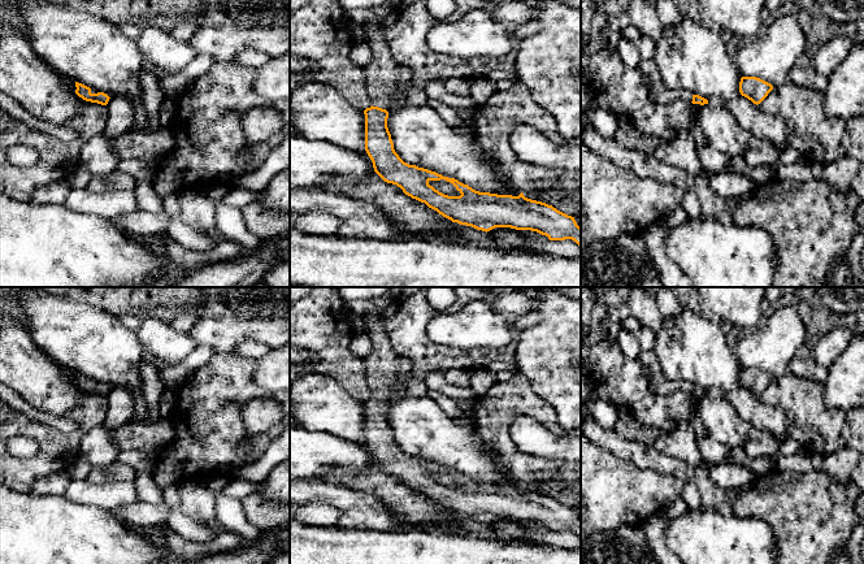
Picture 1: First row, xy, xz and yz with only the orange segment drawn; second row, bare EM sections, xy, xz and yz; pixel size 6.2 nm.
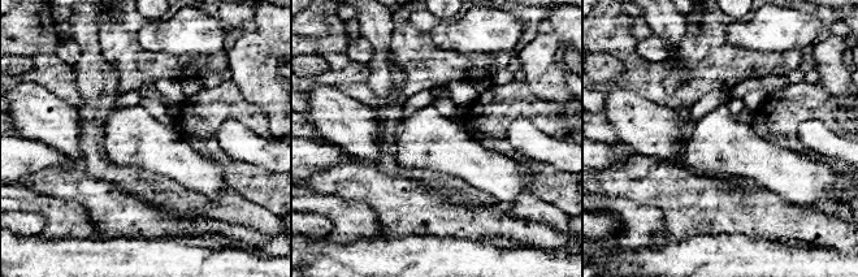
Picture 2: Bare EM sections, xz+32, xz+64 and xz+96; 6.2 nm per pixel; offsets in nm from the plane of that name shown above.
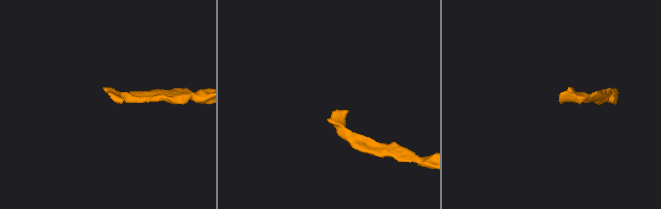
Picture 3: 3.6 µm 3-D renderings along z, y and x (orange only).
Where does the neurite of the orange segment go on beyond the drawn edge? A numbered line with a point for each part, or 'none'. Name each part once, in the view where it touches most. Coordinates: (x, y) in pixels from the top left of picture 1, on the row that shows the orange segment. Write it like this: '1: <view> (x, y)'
1: xz (383, 73)

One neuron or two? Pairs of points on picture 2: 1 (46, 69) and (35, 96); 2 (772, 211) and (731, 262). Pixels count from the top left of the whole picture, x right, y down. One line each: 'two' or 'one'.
1: two
2: two

